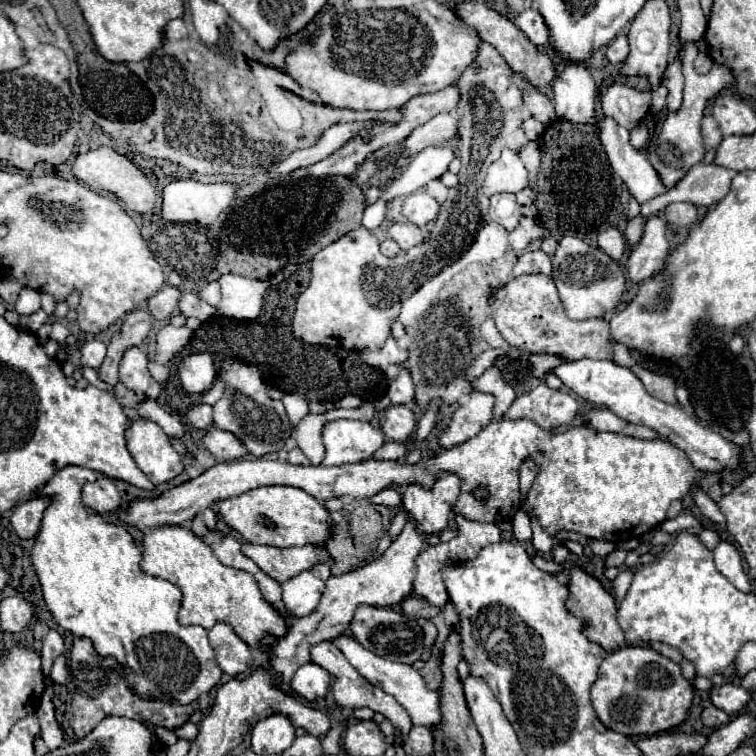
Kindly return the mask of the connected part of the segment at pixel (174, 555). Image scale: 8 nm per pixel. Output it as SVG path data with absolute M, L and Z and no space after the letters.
M161 526L143 532L143 558L139 562L141 570L149 576L169 580L183 592L183 602L179 608L181 624L199 624L211 628L215 622L225 622L233 626L239 638L243 638L251 648L261 648L259 642L263 634L271 632L281 638L287 632L285 620L263 600L255 578L249 572L223 566L213 550L185 526Z

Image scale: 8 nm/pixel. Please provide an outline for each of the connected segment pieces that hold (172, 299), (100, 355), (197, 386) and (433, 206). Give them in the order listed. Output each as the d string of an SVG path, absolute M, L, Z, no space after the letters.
M167 286L147 300L147 308L157 320L167 320L173 314L179 298L181 298L181 292L177 288Z
M99 338L87 340L87 342L81 346L79 364L81 364L81 366L89 366L89 368L99 368L101 362L103 362L103 358L105 358L105 352L107 352L107 346L105 346Z
M191 354L179 364L179 380L191 394L201 394L211 388L217 376L213 354Z
M413 192L405 198L401 214L407 222L415 226L427 226L437 218L439 204L435 198L431 198L427 192Z

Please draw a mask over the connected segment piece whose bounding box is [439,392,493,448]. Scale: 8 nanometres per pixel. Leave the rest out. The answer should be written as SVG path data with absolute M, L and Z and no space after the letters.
M471 392L471 400L455 410L451 424L439 436L439 446L453 448L457 444L463 444L465 440L477 436L479 430L491 422L491 418L493 418L493 396Z

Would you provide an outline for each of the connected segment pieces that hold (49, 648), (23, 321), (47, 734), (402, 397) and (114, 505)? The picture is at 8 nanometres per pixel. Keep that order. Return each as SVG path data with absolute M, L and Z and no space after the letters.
M49 630L47 636L43 638L43 646L41 646L41 662L43 662L43 672L45 672L45 678L47 678L47 684L51 682L49 680L49 670L51 670L51 664L55 660L55 656L59 656L63 652L63 638L57 630Z
M37 310L35 314L19 316L19 326L25 328L25 330L31 330L31 332L37 332L39 326L43 326L47 320L49 320L49 316L43 310Z
M47 722L43 726L41 736L43 736L43 740L45 740L49 750L55 750L55 748L59 748L63 744L63 732L61 732L59 724L55 724L55 722Z
M401 368L397 378L389 382L387 395L393 404L405 405L414 399L415 384L411 380L411 374L407 372L407 368Z
M101 474L95 482L87 482L87 484L83 486L83 504L85 504L87 508L95 510L95 512L115 512L115 510L121 506L121 496L119 496L119 492L117 492L113 480Z

